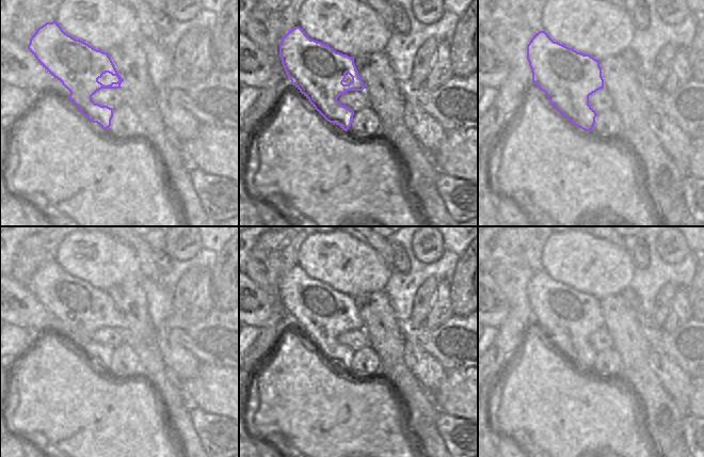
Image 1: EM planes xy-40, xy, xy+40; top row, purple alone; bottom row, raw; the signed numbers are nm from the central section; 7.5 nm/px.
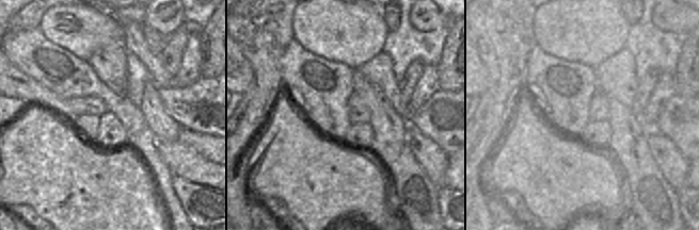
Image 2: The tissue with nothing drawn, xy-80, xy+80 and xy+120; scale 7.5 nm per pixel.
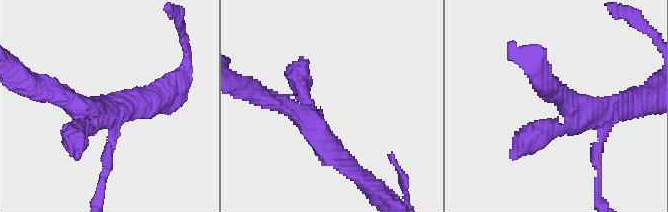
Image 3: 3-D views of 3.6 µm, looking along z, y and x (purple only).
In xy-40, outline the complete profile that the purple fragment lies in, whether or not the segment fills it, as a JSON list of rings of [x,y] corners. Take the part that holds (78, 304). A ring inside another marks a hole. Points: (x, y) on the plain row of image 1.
[[[55,259],[46,262],[36,269],[30,278],[28,288],[38,302],[70,331],[67,340],[71,341],[84,357],[93,362],[97,362],[103,369],[111,365],[113,348],[95,343],[92,340],[92,335],[97,330],[101,328],[119,328],[124,320],[107,291],[97,289],[89,283],[71,277],[62,269]],[[106,312],[116,315],[118,320],[103,325],[98,318]]]

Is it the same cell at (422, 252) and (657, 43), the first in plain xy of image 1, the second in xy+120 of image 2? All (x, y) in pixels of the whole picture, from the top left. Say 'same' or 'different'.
different

